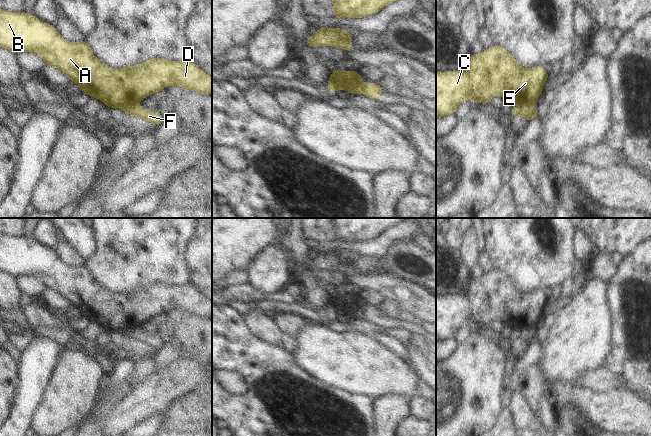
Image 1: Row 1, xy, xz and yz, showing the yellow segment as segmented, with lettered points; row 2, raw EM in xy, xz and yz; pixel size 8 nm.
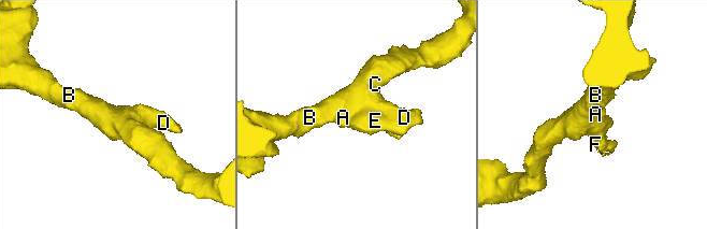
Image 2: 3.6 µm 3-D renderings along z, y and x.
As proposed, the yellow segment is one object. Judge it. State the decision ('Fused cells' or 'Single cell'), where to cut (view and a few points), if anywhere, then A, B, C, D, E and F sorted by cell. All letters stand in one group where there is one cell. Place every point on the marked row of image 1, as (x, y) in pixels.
Fused cells. Split along yz (535, 103), (516, 104), (514, 106). Groups: A B C D E / F.

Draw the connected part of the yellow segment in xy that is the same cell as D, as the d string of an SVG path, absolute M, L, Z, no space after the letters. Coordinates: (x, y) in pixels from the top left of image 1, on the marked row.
M0 10L0 47L10 50L13 54L36 52L46 65L58 69L70 78L82 93L102 101L107 108L129 106L143 100L149 94L161 92L166 86L180 86L199 94L212 94L212 77L189 58L170 61L155 57L143 64L111 68L99 61L85 40L68 42L55 26L40 21L31 13Z

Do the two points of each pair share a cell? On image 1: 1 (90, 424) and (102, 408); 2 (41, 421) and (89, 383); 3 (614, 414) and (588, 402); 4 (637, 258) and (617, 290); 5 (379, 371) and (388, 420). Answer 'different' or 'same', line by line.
1: same
2: same
3: same
4: same
5: different

